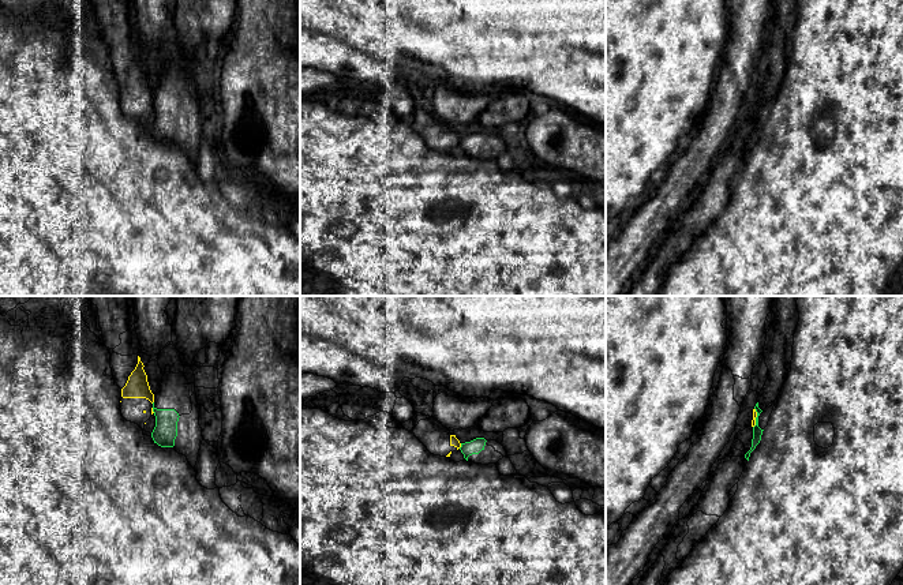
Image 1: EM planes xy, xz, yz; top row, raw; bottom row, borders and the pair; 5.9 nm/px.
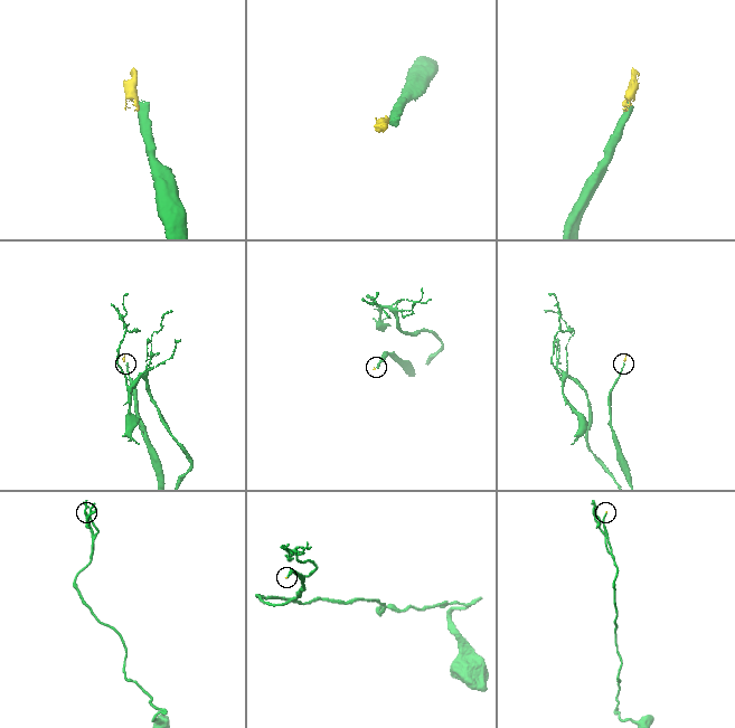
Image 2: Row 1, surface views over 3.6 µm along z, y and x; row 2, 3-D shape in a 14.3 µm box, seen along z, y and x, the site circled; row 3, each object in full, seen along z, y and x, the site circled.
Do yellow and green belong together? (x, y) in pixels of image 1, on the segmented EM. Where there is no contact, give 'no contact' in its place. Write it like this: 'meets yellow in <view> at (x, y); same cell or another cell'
meets yellow in yz at (756, 416); another cell

